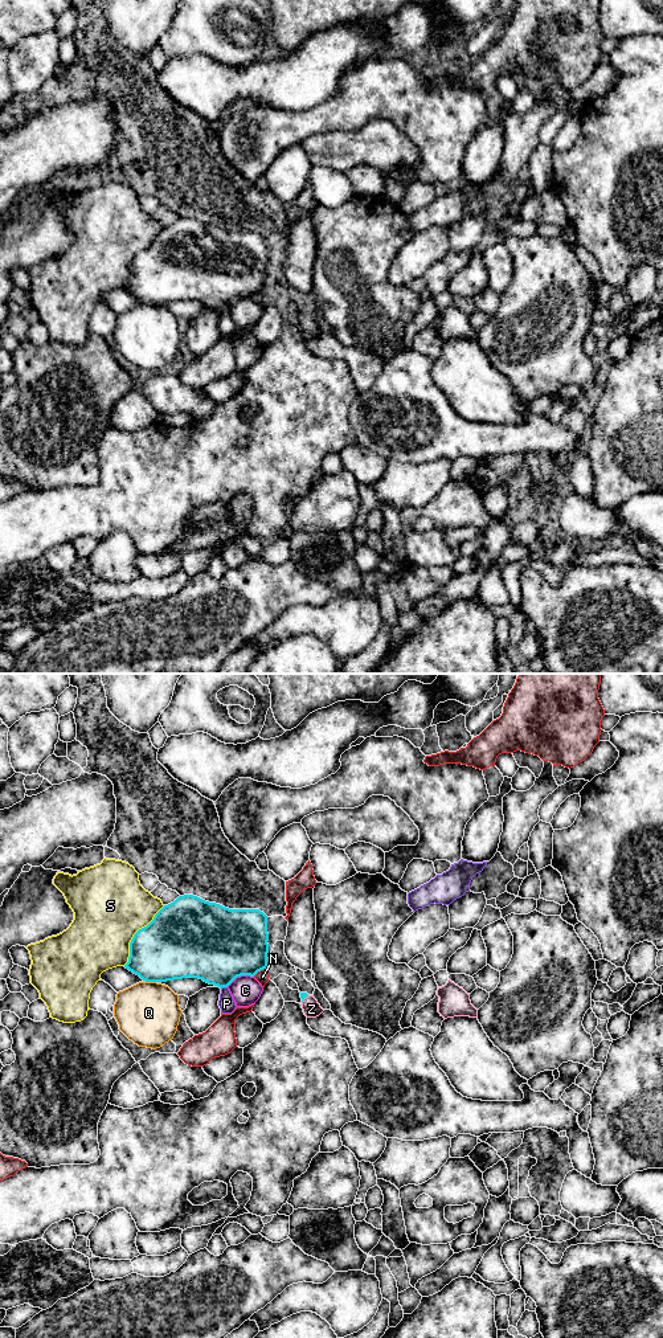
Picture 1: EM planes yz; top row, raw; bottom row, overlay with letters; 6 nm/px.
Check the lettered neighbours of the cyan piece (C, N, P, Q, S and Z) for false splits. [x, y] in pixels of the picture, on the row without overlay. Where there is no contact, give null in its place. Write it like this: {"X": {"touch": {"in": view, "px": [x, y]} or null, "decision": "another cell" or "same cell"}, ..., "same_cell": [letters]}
{"C": {"touch": {"in": "yz", "px": [240, 298]}, "decision": "another cell"}, "N": {"touch": {"in": "yz", "px": [260, 293]}, "decision": "another cell"}, "P": {"touch": {"in": "yz", "px": [224, 309]}, "decision": "another cell"}, "Q": {"touch": {"in": "yz", "px": [151, 303]}, "decision": "another cell"}, "S": {"touch": {"in": "yz", "px": [134, 257]}, "decision": "another cell"}, "Z": {"touch": {"in": "yz", "px": [305, 319]}, "decision": "same cell"}, "same_cell": ["Z"]}

